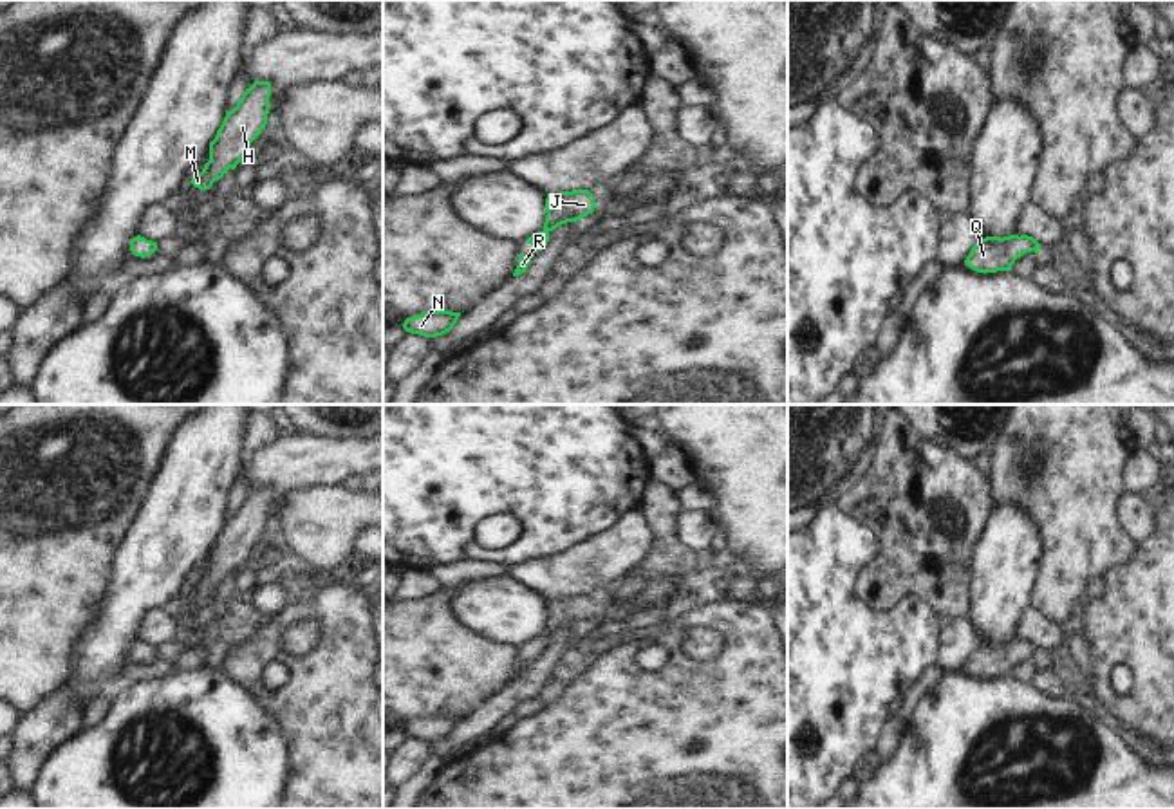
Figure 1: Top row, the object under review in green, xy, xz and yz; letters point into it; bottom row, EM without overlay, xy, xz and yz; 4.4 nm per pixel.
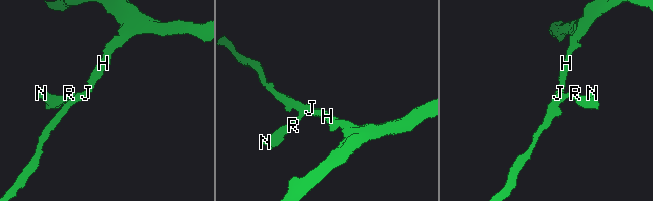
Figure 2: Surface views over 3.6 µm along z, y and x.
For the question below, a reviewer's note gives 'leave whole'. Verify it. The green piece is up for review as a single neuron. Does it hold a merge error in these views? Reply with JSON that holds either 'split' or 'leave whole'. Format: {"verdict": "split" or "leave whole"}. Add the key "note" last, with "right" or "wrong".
{"verdict": "leave whole", "note": "right"}

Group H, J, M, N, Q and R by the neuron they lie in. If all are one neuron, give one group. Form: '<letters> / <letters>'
H J M N Q R

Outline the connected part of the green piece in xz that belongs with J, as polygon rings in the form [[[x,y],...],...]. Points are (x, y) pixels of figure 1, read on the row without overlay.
[[[573,594],[560,598],[547,598],[545,603],[545,627],[544,634],[531,639],[527,648],[536,652],[536,657],[542,656],[549,646],[549,637],[562,628],[576,627],[582,621],[587,621],[596,612],[594,601],[589,594]]]

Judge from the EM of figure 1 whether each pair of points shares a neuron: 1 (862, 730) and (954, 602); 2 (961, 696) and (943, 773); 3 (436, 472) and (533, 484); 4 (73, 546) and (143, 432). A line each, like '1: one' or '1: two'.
1: two
2: one
3: one
4: one

